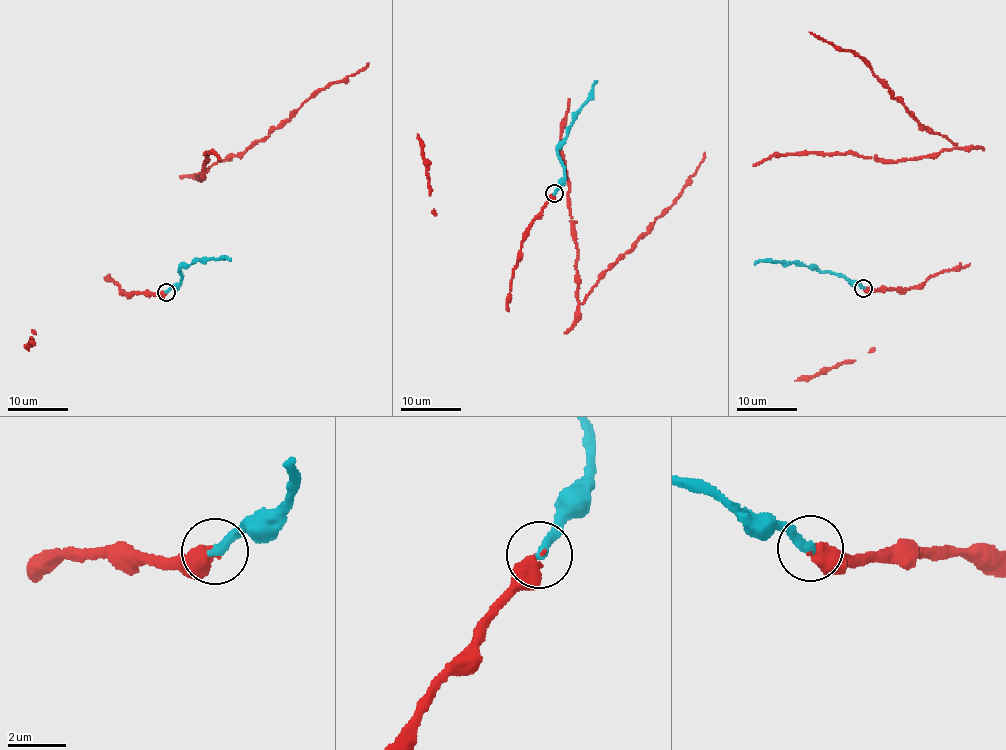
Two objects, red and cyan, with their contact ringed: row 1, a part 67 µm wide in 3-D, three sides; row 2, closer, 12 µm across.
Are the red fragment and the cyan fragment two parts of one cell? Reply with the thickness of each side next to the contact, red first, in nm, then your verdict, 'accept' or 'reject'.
460/340 nm | accept

